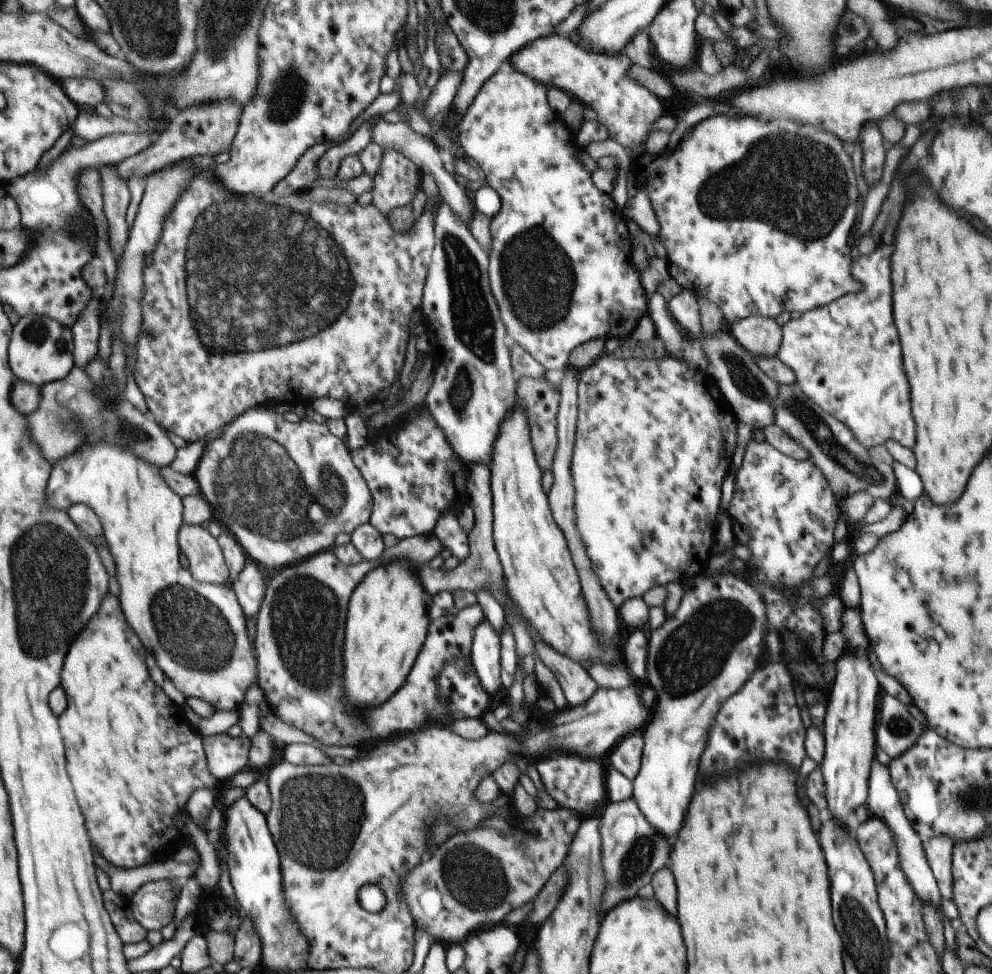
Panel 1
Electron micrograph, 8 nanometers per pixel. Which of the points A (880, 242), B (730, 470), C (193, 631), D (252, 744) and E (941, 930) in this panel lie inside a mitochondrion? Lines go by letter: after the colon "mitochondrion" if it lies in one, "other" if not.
A: other
B: other
C: mitochondrion
D: other
E: other

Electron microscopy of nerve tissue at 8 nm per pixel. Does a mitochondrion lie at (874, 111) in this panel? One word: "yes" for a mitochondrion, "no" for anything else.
no

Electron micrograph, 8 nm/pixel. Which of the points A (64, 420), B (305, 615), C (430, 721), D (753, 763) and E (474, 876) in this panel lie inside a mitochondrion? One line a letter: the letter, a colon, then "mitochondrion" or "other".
A: mitochondrion
B: mitochondrion
C: other
D: other
E: mitochondrion

